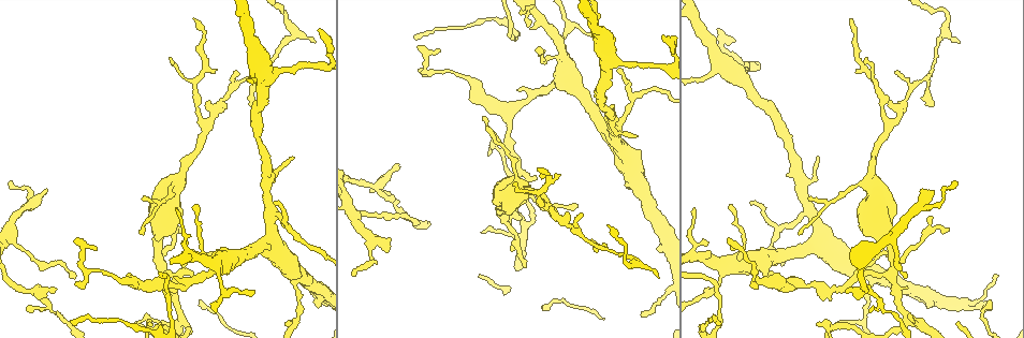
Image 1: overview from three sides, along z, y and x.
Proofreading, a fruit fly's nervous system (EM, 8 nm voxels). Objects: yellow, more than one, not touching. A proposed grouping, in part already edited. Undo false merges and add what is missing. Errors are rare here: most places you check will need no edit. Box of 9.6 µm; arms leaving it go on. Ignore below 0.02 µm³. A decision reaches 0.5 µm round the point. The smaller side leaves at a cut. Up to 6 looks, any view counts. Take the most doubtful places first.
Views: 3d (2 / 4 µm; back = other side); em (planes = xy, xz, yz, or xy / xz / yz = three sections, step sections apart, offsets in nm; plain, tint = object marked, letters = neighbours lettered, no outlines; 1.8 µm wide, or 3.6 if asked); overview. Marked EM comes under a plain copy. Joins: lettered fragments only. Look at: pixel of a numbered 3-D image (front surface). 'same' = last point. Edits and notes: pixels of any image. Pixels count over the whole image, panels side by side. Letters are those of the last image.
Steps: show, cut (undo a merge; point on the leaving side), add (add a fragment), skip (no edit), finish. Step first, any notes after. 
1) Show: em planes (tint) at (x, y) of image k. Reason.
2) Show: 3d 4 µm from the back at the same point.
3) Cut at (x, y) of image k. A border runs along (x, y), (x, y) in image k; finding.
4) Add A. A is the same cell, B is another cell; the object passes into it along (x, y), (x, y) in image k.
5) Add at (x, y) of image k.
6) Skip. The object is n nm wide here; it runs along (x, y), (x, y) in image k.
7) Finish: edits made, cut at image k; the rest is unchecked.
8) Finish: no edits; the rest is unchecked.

Show: em planes (letters) at (892, 271) of image 1. Calibre changes.

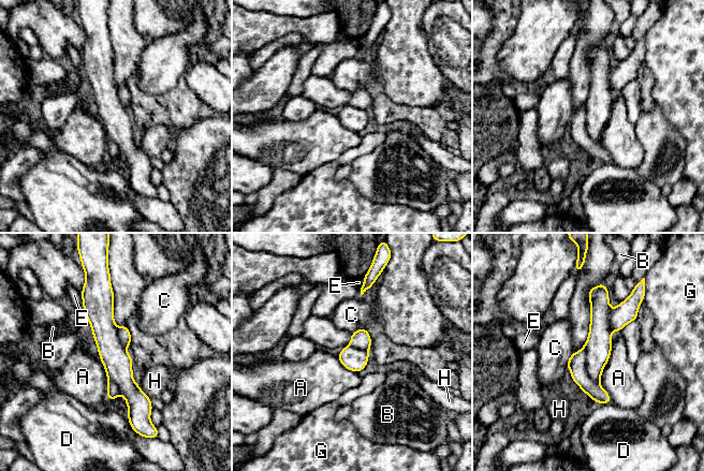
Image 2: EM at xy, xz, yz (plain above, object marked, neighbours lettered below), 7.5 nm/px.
Cut at (599, 342) of image 2. A, B, C, D, E, G and H are other cells; a second neuron is stuck on.

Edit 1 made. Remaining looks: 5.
Show: overview. Redraw.

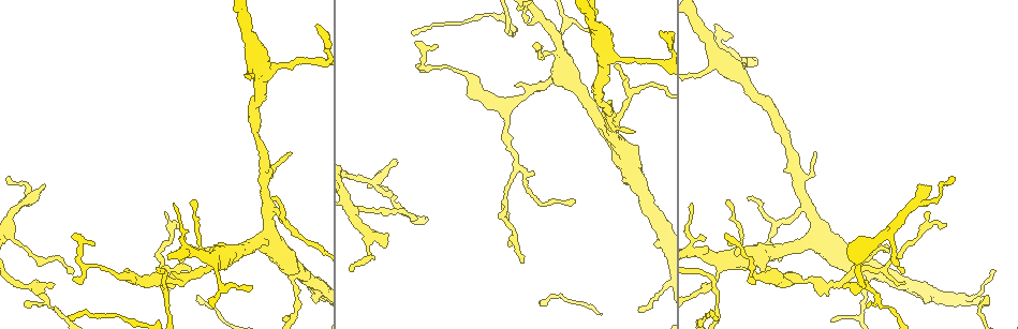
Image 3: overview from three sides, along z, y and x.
Show: 3d 4 µm from the back at (556, 43) of image 3. Three arms meet.

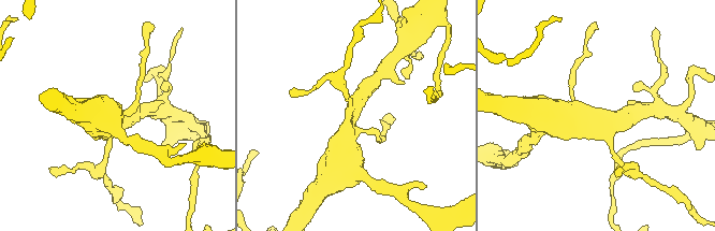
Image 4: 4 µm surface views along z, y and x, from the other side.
Show: em planes (tint) at (350, 111) of image 4. Need the tissue.

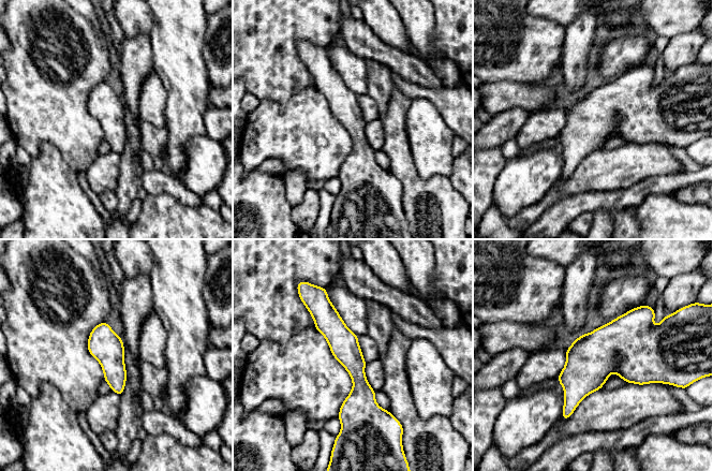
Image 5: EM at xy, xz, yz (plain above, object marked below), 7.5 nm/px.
Show: em planes (letters) at the same point.

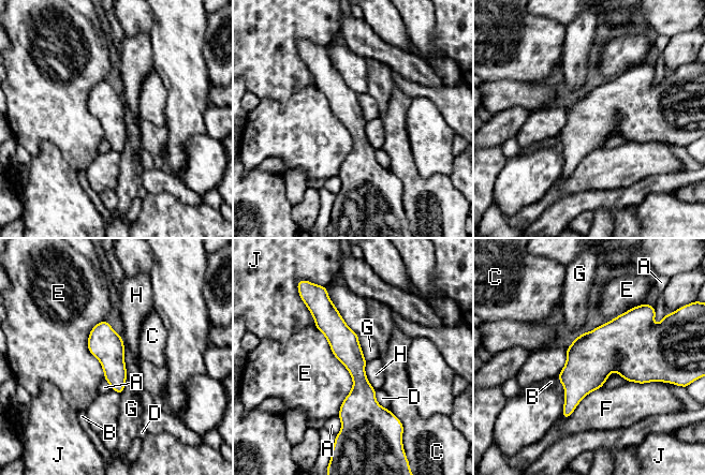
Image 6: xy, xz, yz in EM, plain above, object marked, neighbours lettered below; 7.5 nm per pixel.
Skip. The object is 220 nm wide here; the longest contact is with E, 700 nm; A, B, C, D, E, F, G, H and J are other cells; all the same neuron.

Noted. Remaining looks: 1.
Finish: edits made, cut at image 2; the rest is unchecked.

